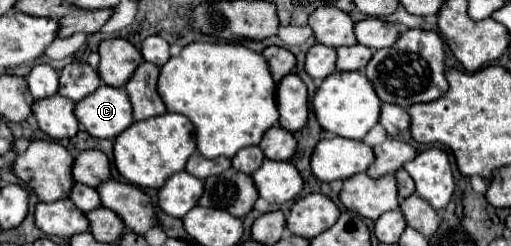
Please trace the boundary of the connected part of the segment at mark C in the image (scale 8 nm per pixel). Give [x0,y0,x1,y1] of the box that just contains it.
[74,85,134,139]

